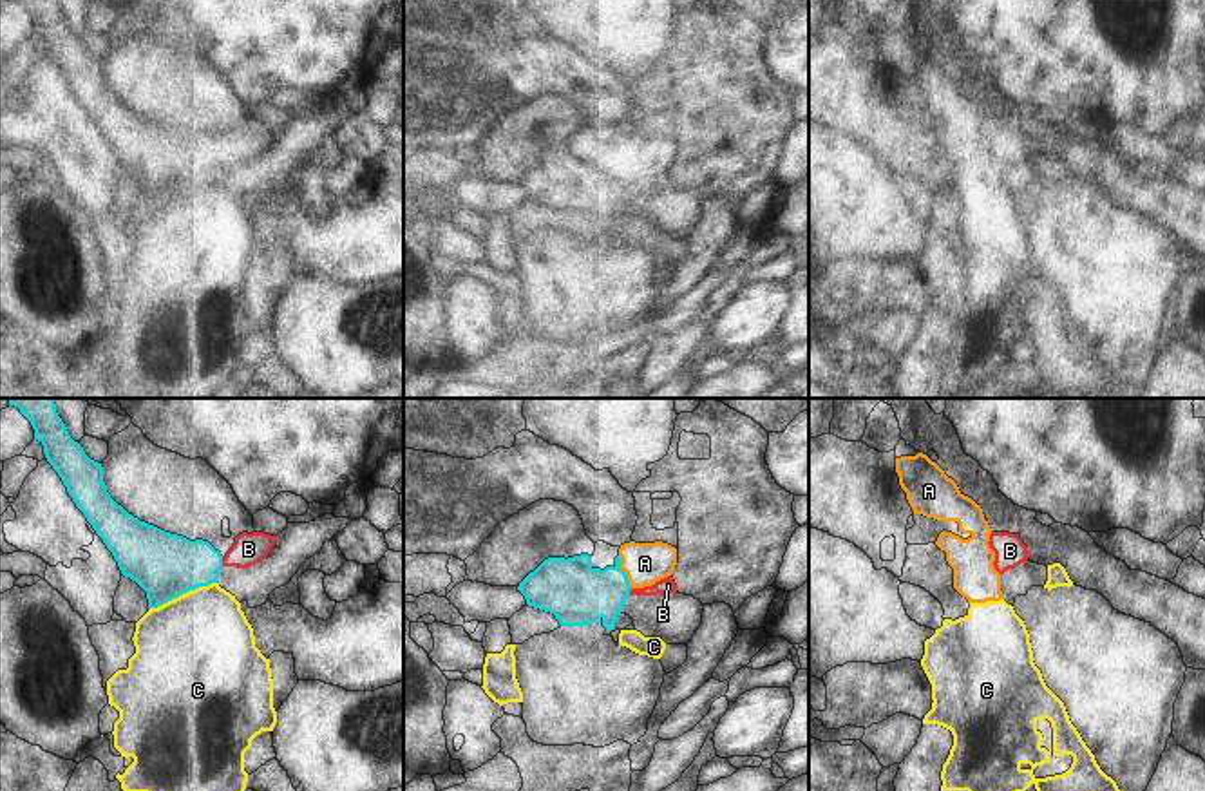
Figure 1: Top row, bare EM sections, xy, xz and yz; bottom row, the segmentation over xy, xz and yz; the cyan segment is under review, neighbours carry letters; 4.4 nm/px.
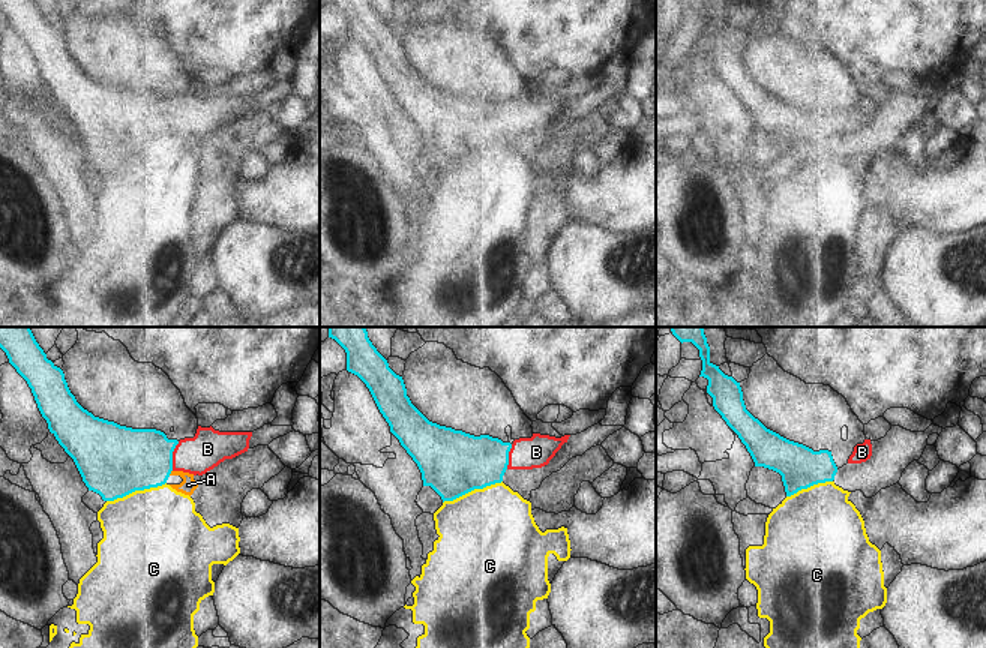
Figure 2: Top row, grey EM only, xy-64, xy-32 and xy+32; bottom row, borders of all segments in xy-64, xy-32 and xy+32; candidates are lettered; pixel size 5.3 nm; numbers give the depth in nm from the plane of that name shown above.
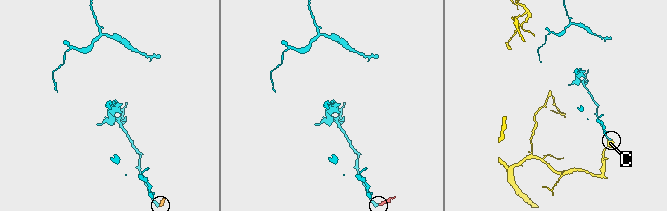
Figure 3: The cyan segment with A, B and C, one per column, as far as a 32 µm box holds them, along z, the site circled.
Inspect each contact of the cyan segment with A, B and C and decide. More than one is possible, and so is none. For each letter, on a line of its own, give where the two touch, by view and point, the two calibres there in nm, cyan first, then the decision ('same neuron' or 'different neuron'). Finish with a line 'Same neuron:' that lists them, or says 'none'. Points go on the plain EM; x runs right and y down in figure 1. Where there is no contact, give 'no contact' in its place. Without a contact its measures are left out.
A: xz (625, 167) | 280/190 nm | different neuron
B: xy (221, 158) | 300/140 nm | same neuron
C: xy (181, 189) | 300/480 nm | different neuron
Same neuron: B

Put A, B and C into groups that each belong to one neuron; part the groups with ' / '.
A C / B

